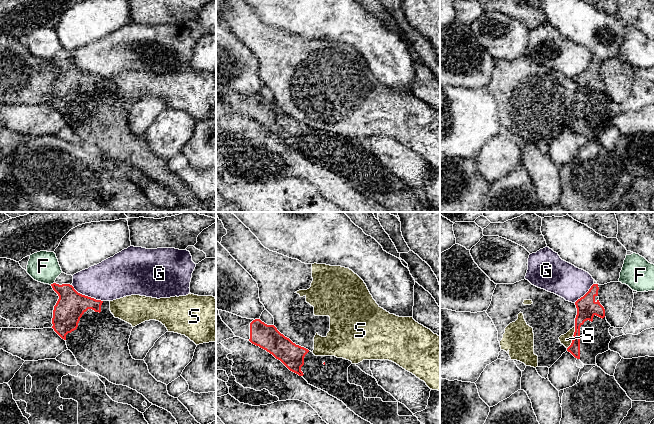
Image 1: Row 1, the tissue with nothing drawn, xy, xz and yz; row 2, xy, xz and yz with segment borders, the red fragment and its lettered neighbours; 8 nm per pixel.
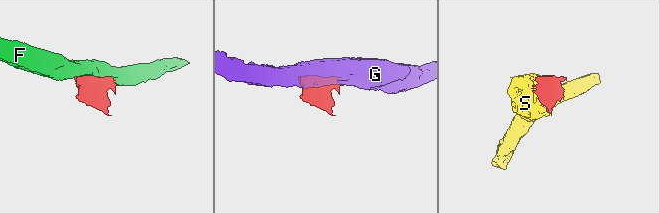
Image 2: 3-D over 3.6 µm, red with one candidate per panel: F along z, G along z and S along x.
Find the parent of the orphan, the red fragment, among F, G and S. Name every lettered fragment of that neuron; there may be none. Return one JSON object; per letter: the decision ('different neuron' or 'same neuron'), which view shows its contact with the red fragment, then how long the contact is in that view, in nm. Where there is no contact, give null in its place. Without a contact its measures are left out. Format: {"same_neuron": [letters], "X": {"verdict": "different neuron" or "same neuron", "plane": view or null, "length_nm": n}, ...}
{"same_neuron": [], "F": {"verdict": "different neuron", "plane": "xy", "length_nm": 40}, "G": {"verdict": "different neuron", "plane": "xy", "length_nm": 280}, "S": {"verdict": "different neuron", "plane": "yz", "length_nm": 80}}

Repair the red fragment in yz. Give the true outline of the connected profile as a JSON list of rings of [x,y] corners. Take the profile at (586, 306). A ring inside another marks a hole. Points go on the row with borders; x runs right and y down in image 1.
[[[593,284],[589,291],[575,302],[575,332],[567,351],[584,365],[597,365],[596,356],[610,350],[611,325],[607,322],[605,309],[599,302],[598,290],[598,284]]]

